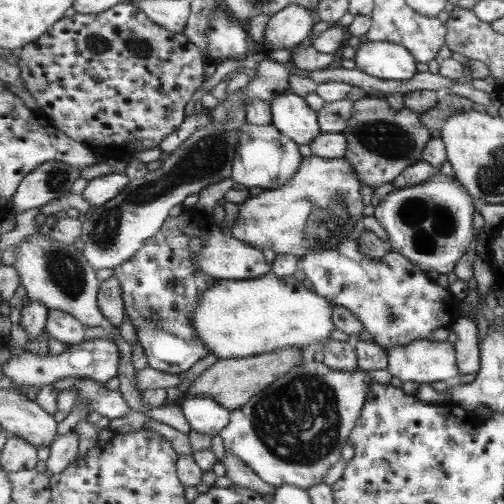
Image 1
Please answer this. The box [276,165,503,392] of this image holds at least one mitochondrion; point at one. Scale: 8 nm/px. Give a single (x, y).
(429, 222)

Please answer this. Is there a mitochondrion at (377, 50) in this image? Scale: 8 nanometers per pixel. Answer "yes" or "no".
no

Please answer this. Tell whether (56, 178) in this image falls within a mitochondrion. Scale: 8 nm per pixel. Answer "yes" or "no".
yes

